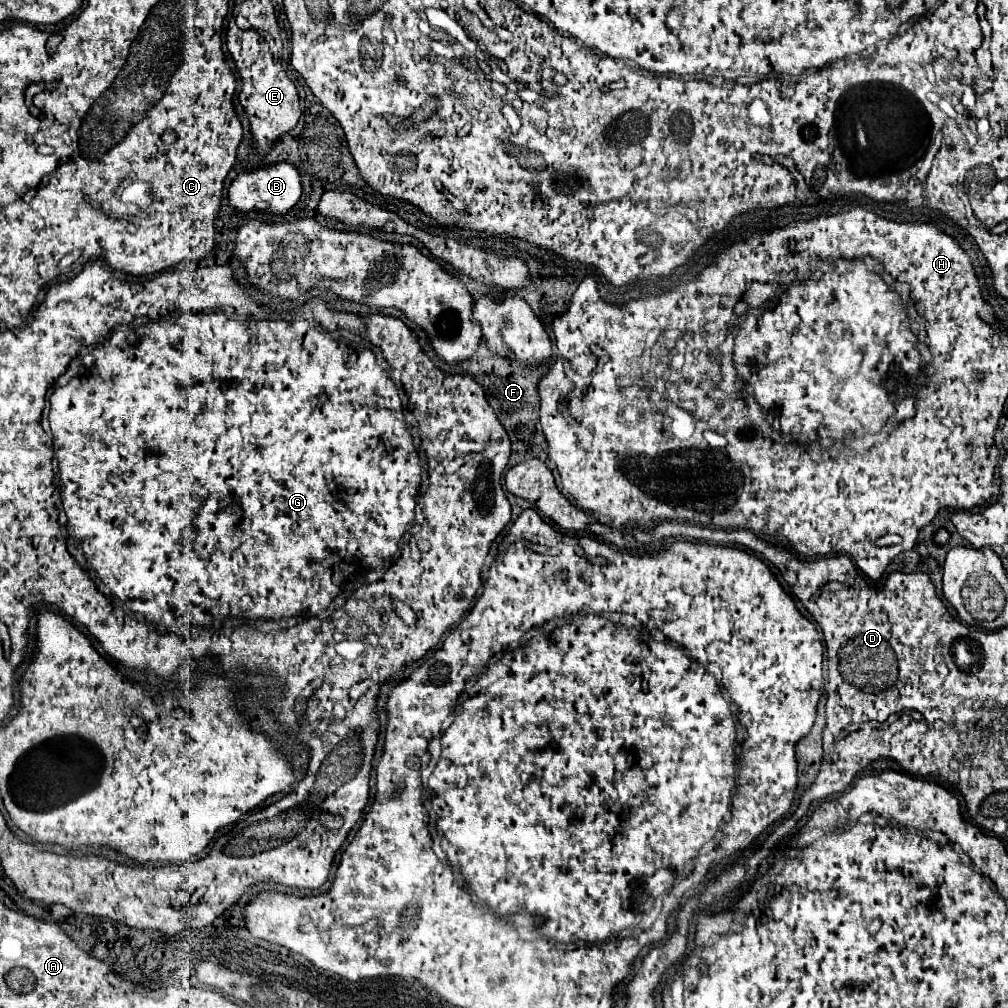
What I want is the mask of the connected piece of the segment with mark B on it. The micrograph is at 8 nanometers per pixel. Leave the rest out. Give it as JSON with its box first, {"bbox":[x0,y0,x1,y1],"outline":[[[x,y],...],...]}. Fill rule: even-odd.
{"bbox":[228,161,302,213],"outline":[[[282,161],[282,163],[272,163],[272,165],[264,165],[256,171],[244,171],[240,173],[232,185],[230,185],[230,191],[228,191],[228,199],[230,199],[230,205],[240,209],[240,211],[252,211],[252,209],[266,209],[266,211],[272,211],[272,213],[286,213],[288,209],[292,209],[298,199],[302,195],[302,183],[300,183],[300,173],[298,169],[288,163],[288,161]]]}

